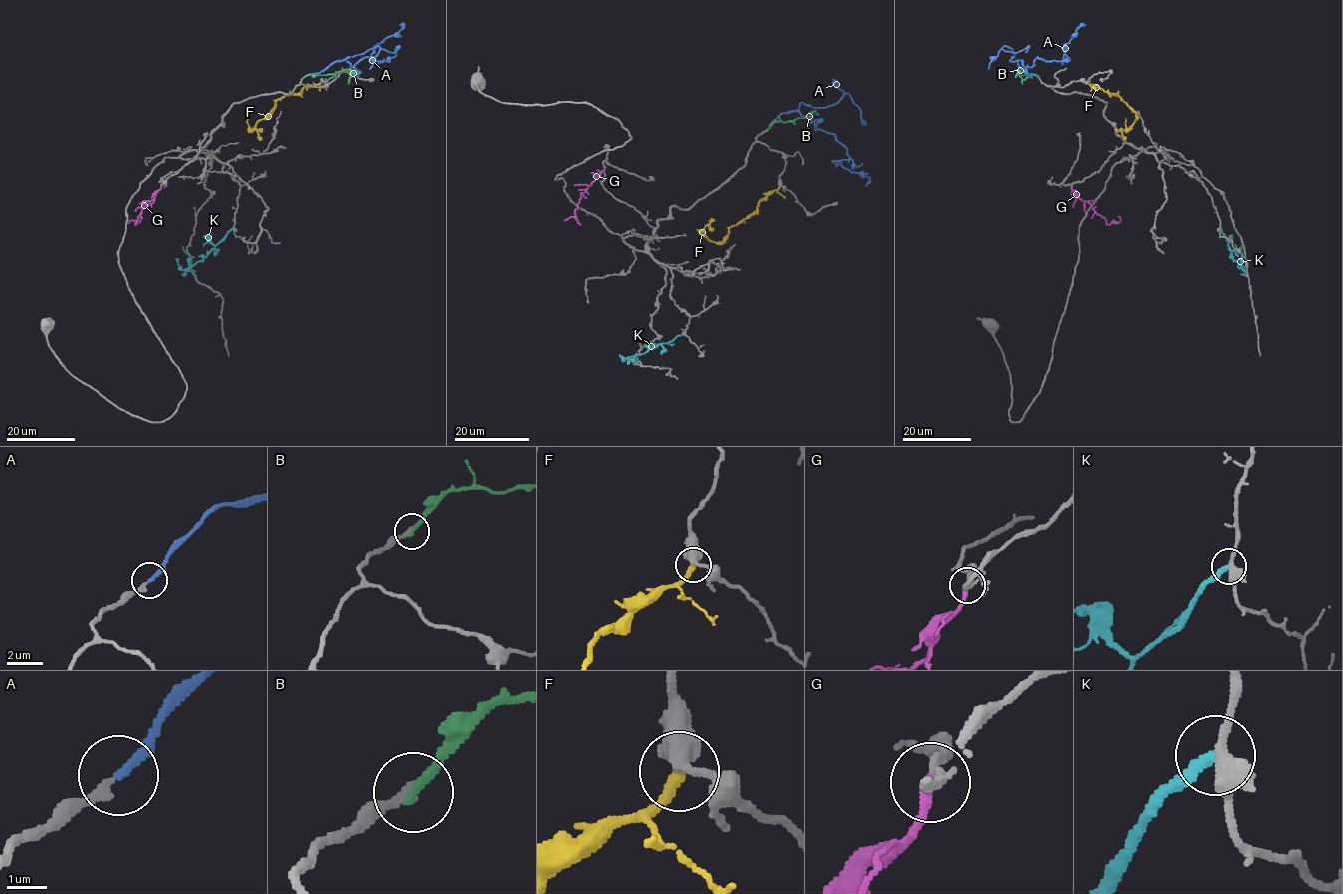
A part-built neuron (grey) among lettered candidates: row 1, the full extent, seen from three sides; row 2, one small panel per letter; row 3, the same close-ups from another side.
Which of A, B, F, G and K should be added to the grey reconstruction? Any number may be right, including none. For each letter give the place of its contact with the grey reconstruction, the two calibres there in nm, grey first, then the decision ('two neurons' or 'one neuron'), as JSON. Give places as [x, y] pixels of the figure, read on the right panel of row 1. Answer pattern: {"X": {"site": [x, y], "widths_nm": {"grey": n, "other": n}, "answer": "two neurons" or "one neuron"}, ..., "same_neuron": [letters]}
{"A": {"site": [1033, 74], "widths_nm": {"grey": 200, "other": 200}, "answer": "one neuron"}, "B": {"site": [1035, 75], "widths_nm": {"grey": 240, "other": 200}, "answer": "two neurons"}, "F": {"site": [1085, 81], "widths_nm": {"grey": 440, "other": 280}, "answer": "two neurons"}, "G": {"site": [1072, 185], "widths_nm": {"grey": 220, "other": 240}, "answer": "two neurons"}, "K": {"site": [1220, 228], "widths_nm": {"grey": 300, "other": 240}, "answer": "two neurons"}, "same_neuron": ["A"]}

